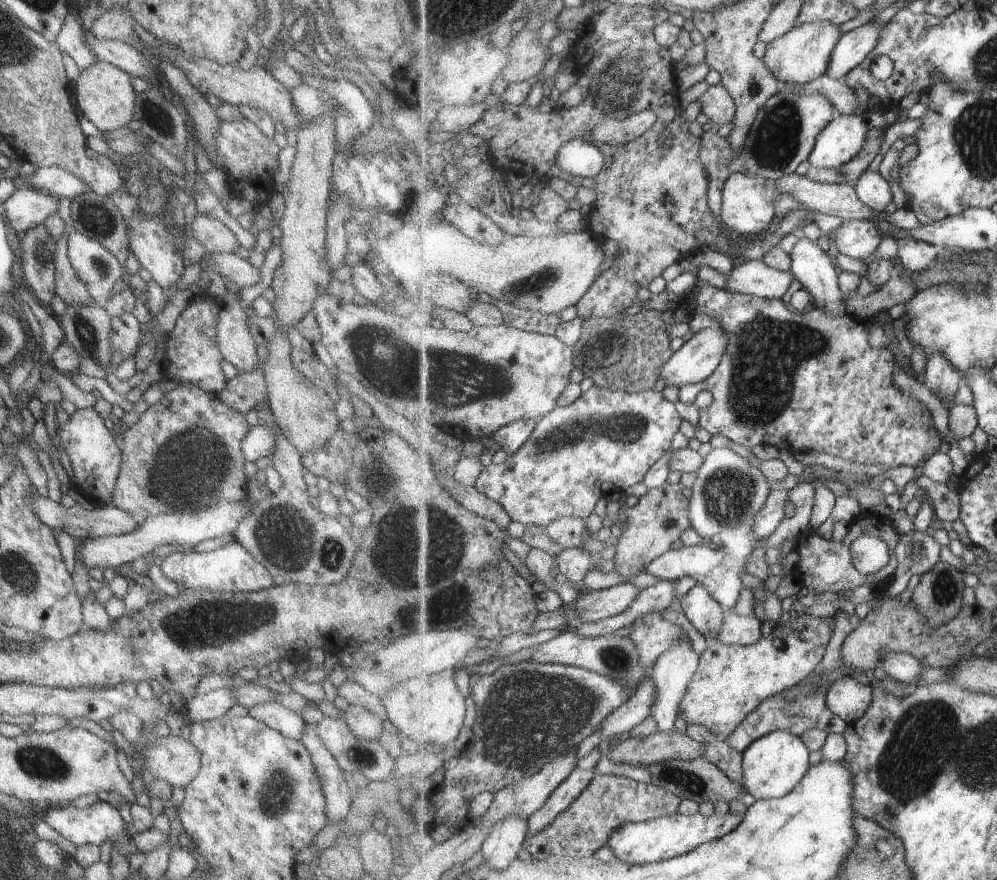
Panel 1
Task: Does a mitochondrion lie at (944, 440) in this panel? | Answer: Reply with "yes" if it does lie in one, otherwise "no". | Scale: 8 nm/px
no

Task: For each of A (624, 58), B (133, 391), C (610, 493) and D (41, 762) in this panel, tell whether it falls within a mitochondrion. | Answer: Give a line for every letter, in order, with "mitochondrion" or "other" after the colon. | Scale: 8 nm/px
A: mitochondrion
B: other
C: other
D: mitochondrion

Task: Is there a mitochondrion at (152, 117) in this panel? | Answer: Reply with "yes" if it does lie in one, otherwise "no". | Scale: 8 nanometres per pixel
no

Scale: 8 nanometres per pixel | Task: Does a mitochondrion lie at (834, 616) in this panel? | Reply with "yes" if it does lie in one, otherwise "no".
no

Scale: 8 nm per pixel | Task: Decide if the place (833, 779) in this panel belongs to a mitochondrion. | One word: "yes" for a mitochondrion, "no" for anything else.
no

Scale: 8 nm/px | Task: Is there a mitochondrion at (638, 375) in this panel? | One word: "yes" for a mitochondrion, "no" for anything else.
no

